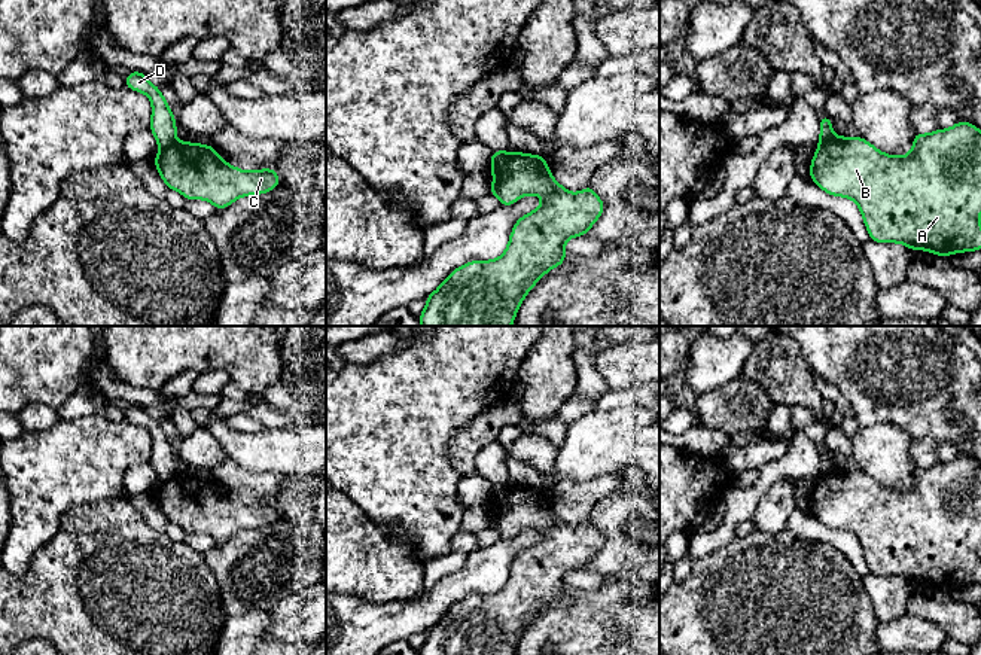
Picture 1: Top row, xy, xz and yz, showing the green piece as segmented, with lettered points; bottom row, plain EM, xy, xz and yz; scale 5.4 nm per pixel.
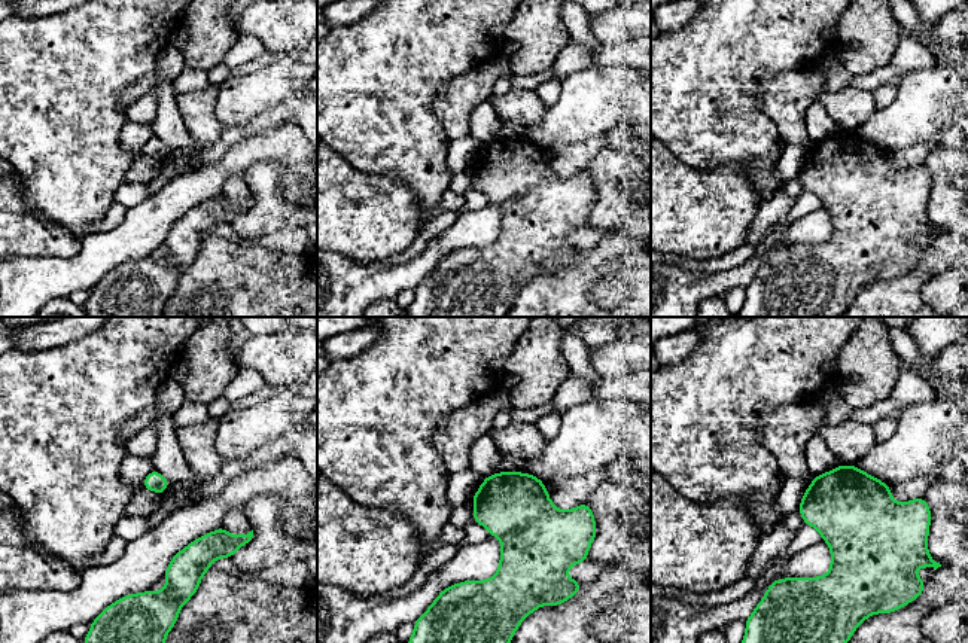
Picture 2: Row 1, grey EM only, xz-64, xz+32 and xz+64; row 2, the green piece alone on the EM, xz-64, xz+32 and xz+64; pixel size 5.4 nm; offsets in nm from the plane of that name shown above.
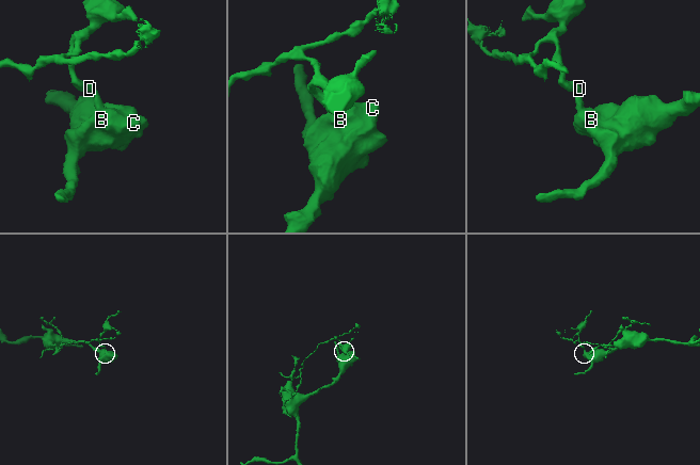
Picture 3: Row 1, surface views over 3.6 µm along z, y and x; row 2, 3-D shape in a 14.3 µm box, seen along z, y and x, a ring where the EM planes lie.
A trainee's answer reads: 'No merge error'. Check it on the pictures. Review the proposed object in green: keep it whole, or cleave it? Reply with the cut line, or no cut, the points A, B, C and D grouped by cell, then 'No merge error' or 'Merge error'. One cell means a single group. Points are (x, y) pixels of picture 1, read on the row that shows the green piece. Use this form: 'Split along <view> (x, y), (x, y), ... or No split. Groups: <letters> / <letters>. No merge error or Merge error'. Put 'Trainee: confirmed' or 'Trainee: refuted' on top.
Trainee: refuted
Split along xz (506, 152), (491, 164). Groups: A B C / D. Merge error

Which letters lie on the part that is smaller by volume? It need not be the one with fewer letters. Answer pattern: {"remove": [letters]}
{"remove": ["D"]}

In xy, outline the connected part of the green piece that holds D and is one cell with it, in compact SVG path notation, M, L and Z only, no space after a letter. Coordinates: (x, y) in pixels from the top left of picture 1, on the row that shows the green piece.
M135 70L125 77L125 86L132 91L143 92L150 98L152 119L149 130L153 132L159 149L174 144L177 122L159 88L150 83L144 73Z

